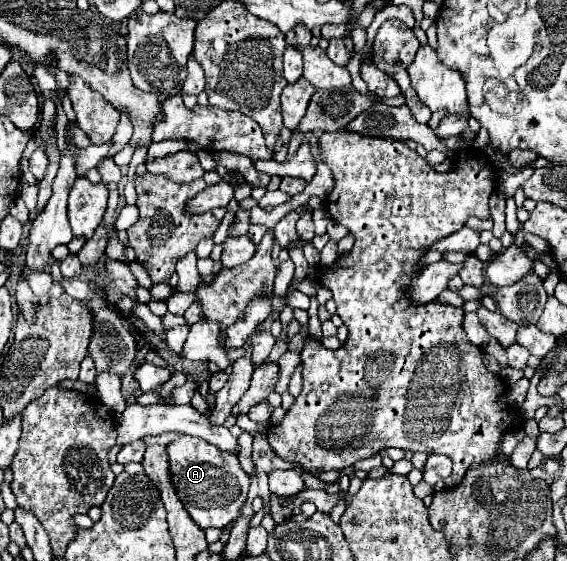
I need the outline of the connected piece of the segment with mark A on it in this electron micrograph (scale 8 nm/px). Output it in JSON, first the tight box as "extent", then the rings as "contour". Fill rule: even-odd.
{"extent":[167,433,249,529],"contour":[[[183,433],[179,439],[175,439],[175,443],[171,443],[171,447],[167,447],[167,455],[175,493],[179,495],[185,511],[201,529],[225,527],[239,517],[239,509],[245,503],[249,491],[249,475],[241,469],[237,455],[219,451],[215,445]],[[233,487],[237,487],[239,493],[235,493]]]}

